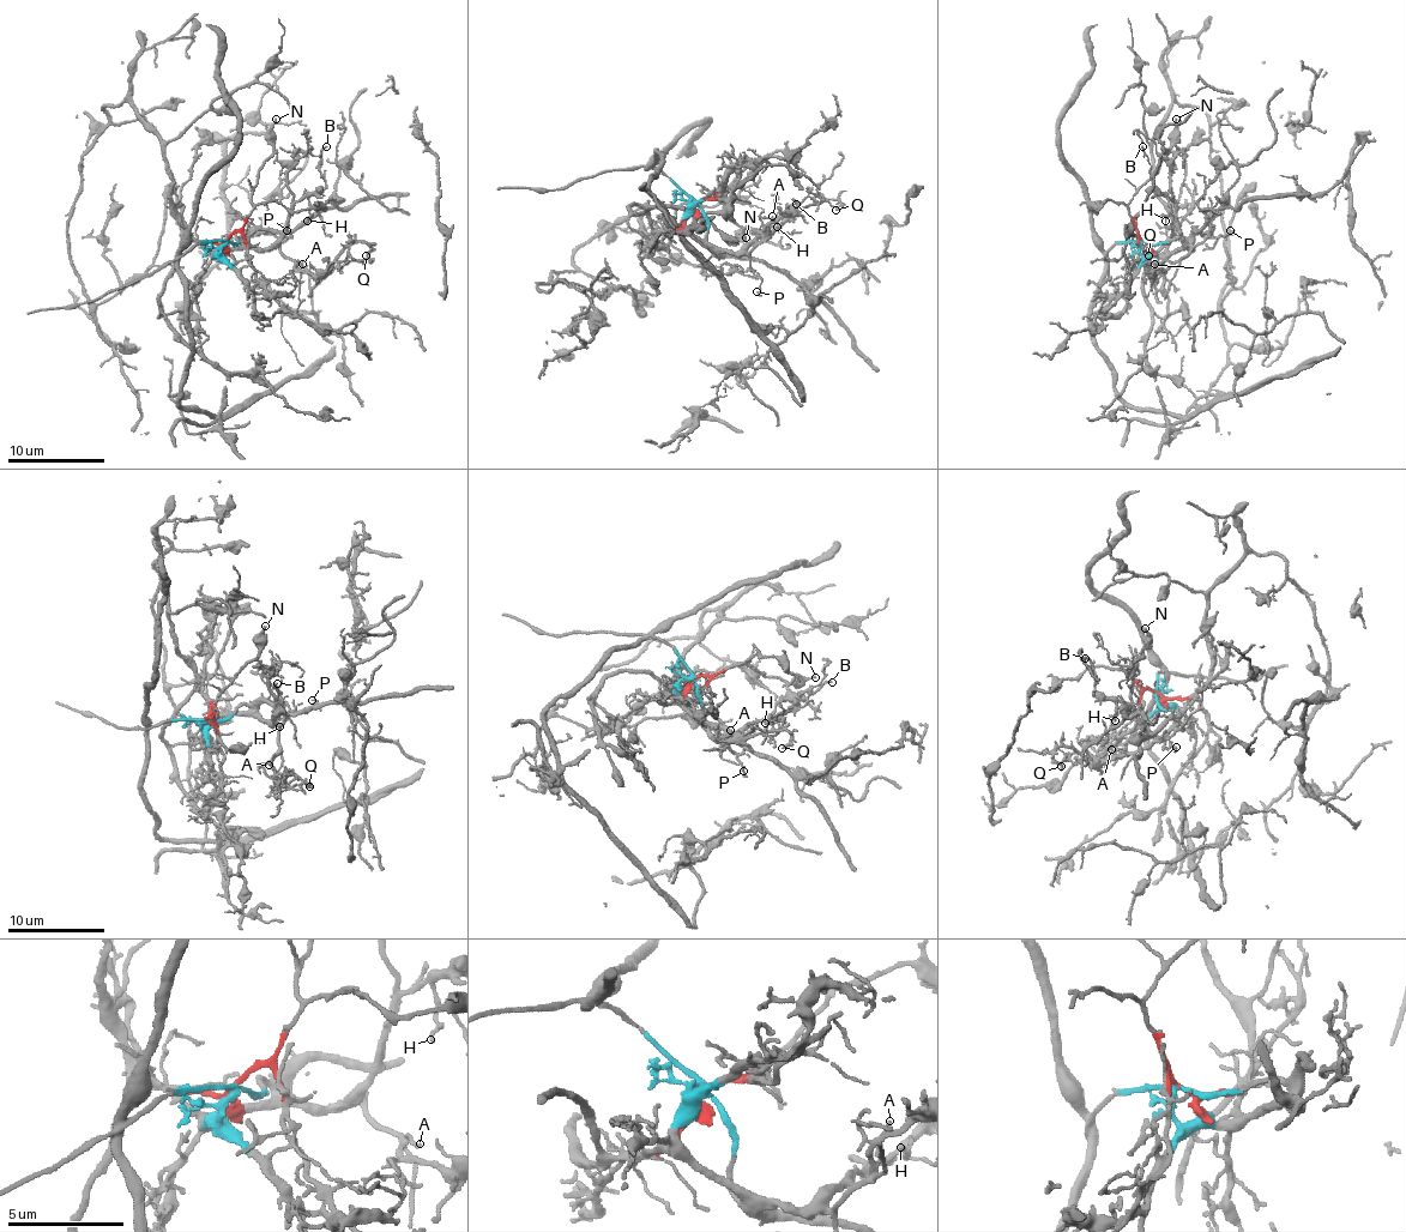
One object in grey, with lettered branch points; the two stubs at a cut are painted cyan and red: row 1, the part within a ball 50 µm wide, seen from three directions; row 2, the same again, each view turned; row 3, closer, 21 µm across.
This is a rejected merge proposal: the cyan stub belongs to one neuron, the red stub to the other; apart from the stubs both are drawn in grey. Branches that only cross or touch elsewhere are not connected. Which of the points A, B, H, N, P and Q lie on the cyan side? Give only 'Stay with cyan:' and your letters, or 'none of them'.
Stay with cyan: A, B, H, P, Q

